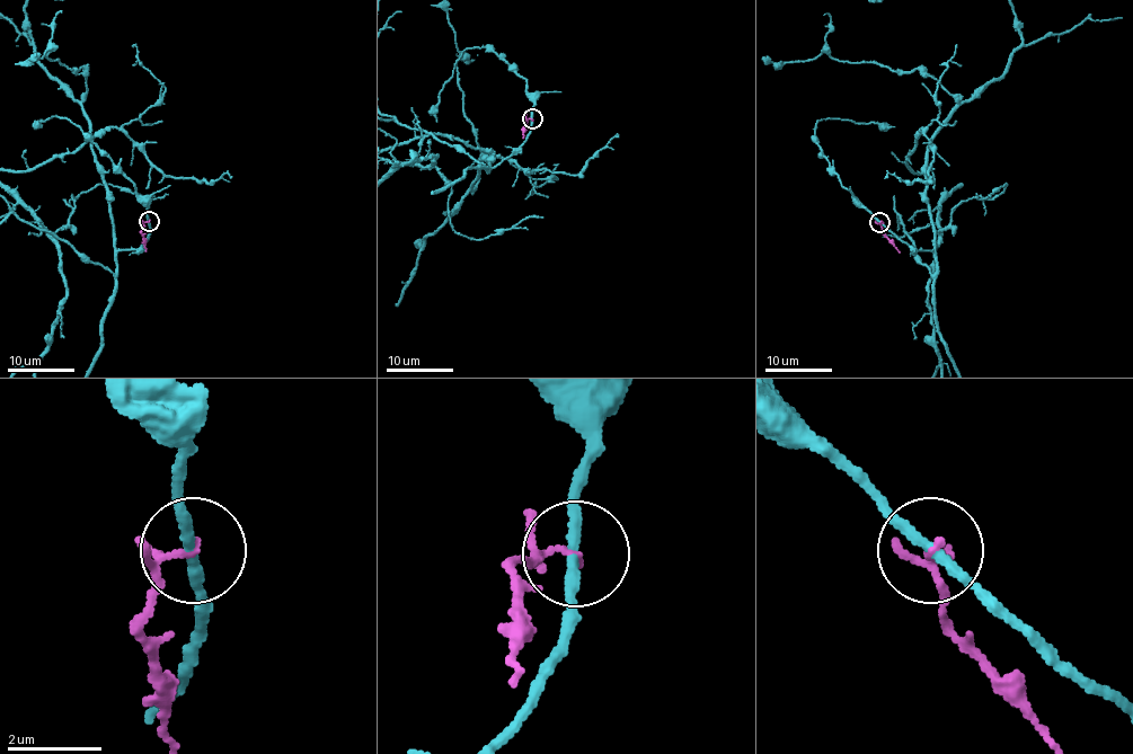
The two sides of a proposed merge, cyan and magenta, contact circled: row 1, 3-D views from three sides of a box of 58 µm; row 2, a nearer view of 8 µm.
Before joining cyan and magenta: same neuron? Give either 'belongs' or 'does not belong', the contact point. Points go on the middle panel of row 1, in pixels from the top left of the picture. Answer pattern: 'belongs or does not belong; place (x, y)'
does not belong; place (532, 118)

